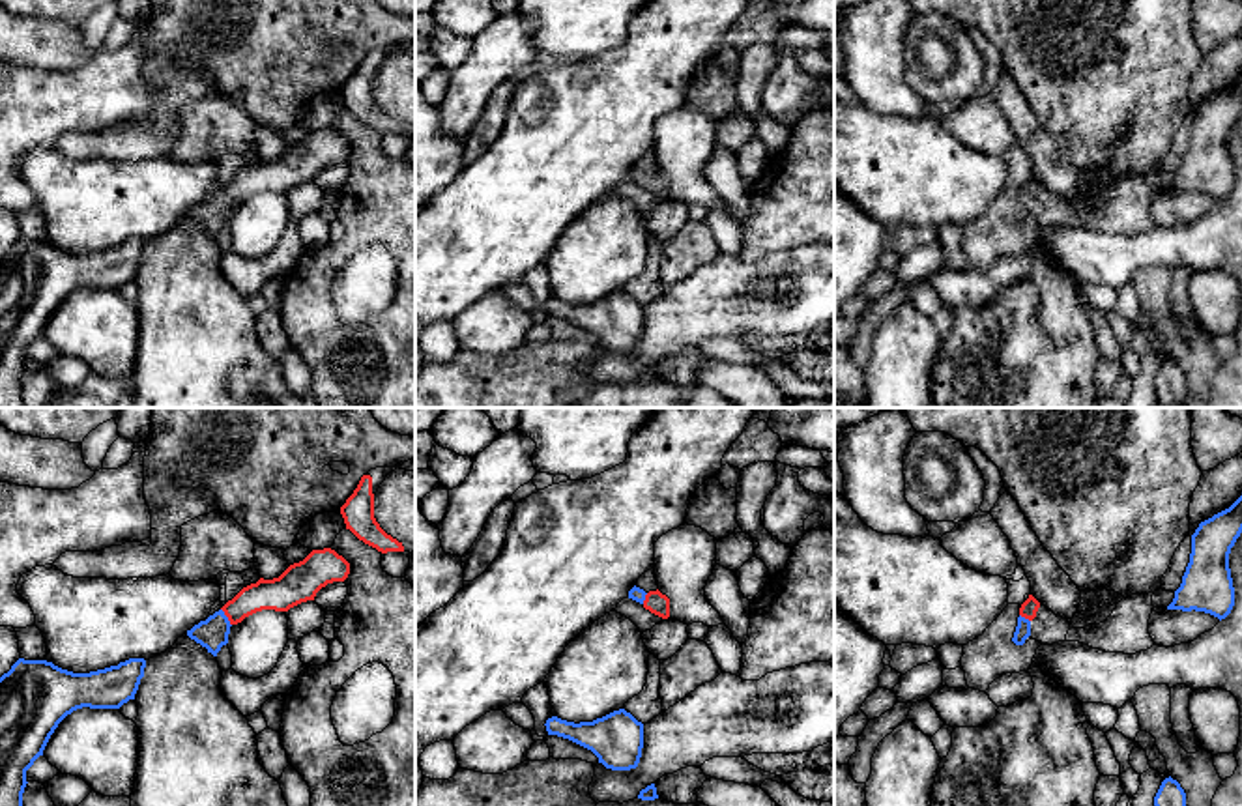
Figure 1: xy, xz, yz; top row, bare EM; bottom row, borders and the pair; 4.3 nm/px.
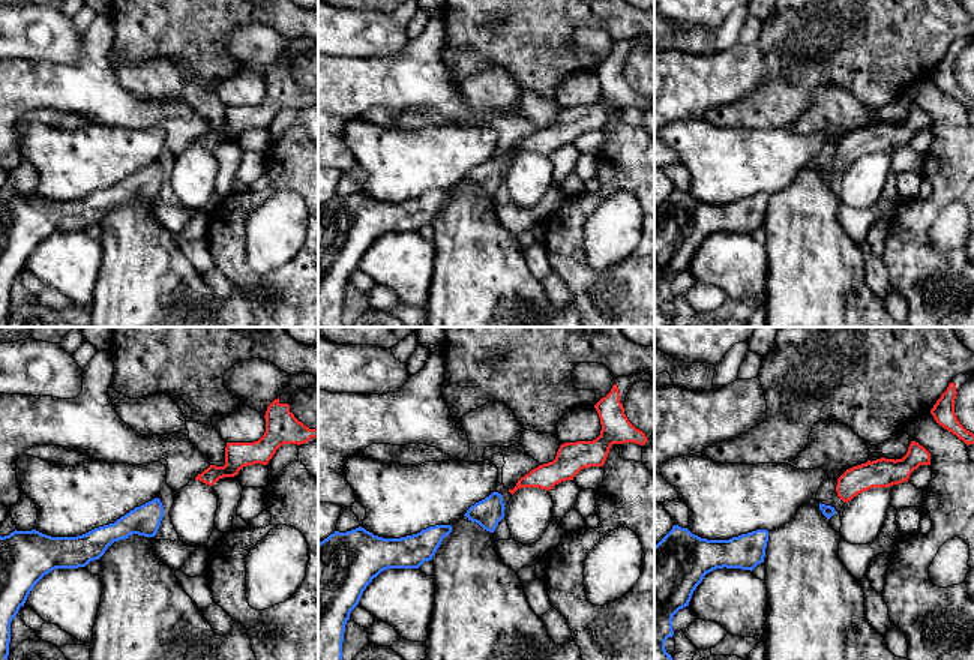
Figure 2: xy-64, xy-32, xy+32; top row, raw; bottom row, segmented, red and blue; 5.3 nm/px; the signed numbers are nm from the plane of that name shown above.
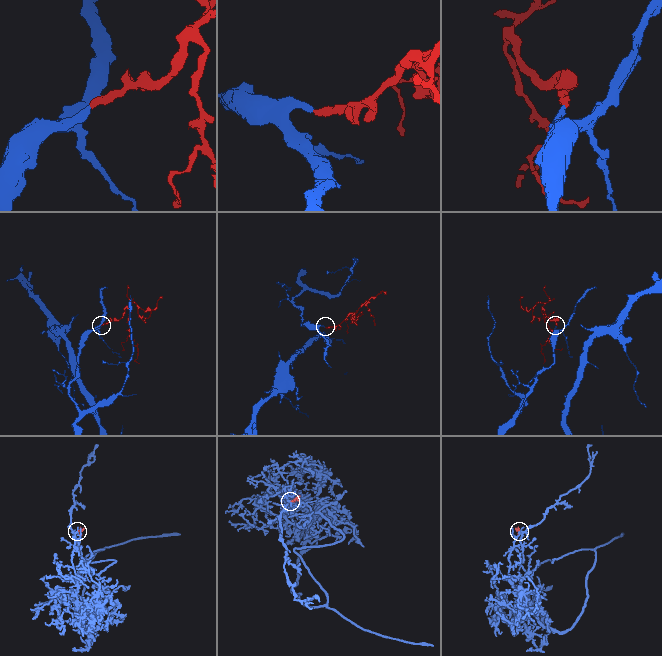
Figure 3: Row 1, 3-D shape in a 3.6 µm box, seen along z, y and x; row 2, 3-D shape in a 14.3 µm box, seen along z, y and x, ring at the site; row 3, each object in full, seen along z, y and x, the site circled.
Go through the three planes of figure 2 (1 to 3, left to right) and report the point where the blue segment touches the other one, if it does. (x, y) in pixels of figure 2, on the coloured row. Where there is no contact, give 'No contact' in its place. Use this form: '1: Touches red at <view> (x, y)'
1: No contact
2: No contact
3: No contact

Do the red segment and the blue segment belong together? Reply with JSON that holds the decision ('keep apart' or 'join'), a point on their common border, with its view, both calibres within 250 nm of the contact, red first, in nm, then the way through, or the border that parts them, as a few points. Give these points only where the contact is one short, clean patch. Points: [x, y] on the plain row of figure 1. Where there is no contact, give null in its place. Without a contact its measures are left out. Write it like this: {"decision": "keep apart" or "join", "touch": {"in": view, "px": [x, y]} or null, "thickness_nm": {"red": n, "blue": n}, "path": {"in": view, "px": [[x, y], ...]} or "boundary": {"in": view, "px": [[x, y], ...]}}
{"decision": "join", "touch": {"in": "xy", "px": [227, 197]}, "thickness_nm": {"red": 140, "blue": 130}, "path": {"in": "xy", "px": [[279, 174], [253, 178], [227, 197], [212, 214]]}}

